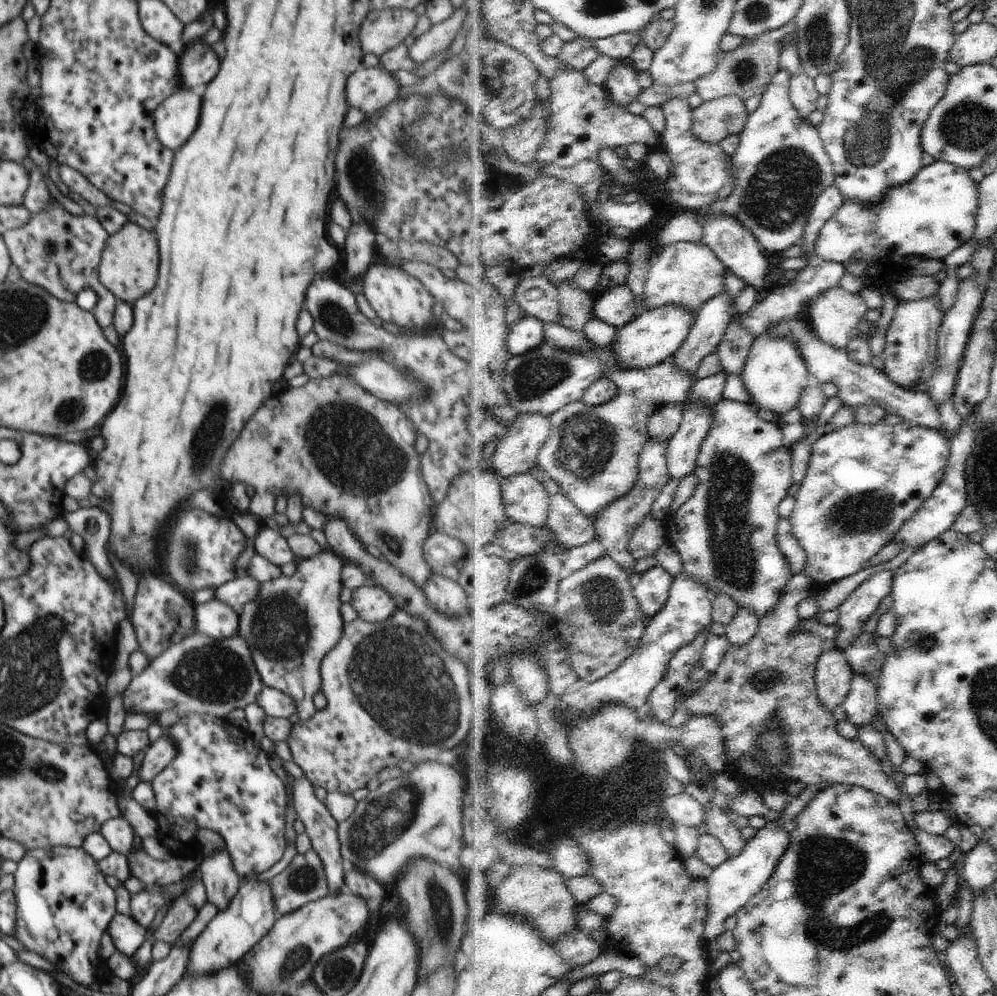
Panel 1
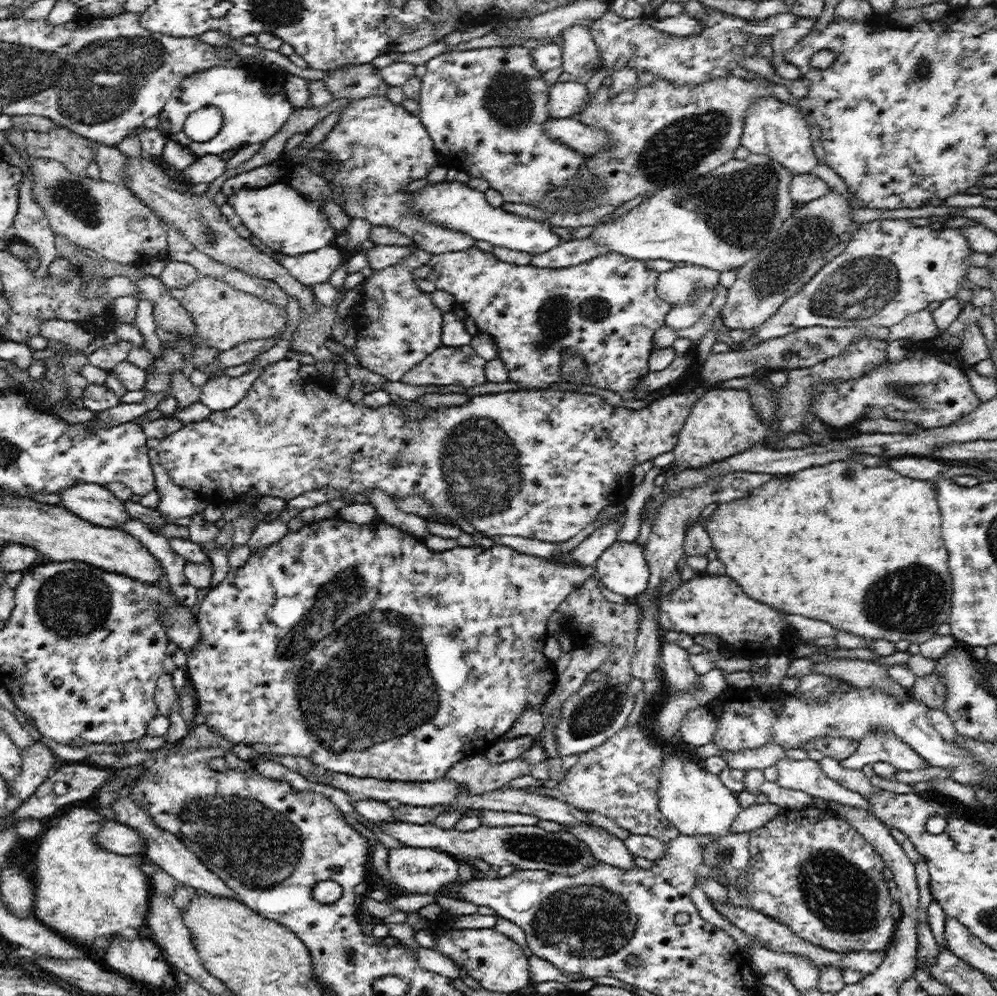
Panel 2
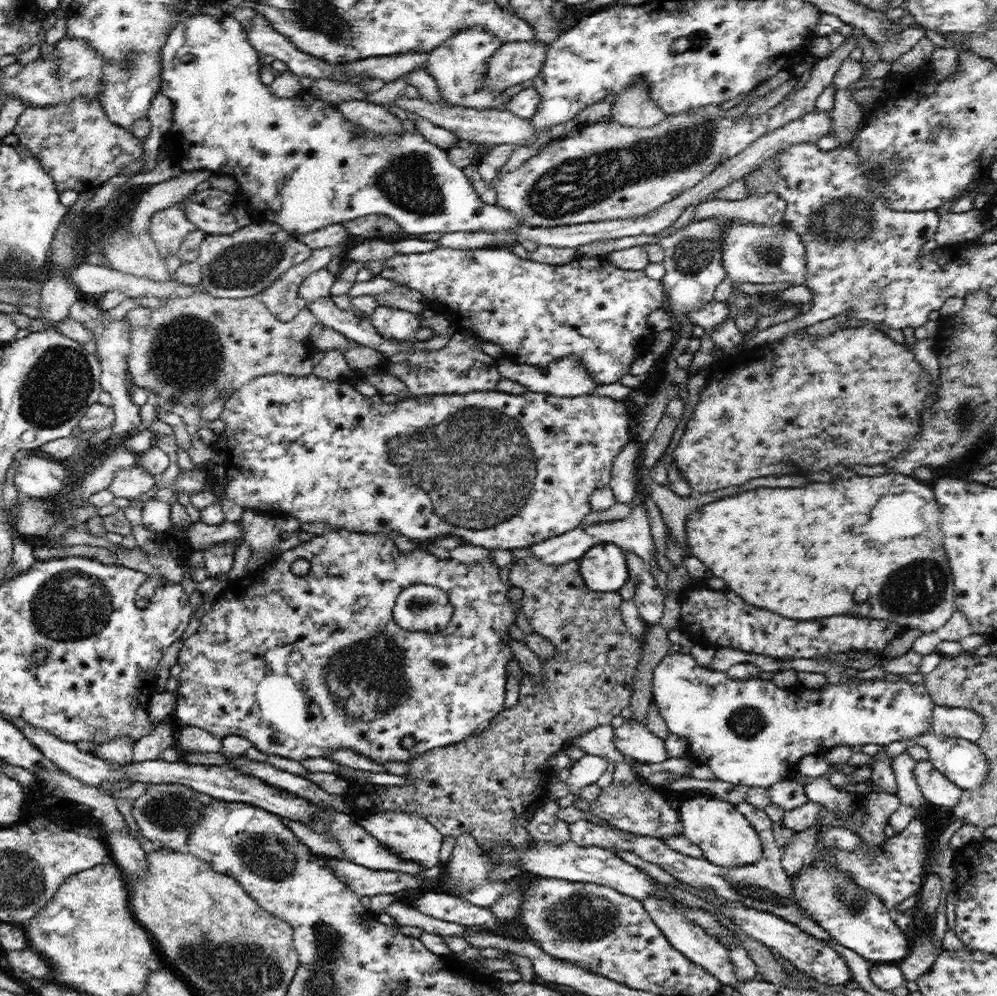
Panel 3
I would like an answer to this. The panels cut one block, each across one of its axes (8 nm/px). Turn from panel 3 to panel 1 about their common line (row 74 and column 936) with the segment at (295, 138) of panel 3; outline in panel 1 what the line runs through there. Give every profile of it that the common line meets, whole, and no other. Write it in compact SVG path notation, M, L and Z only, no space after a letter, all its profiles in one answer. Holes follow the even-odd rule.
M935 161L922 168L910 184L894 188L882 204L864 204L862 200L845 200L842 210L832 218L818 236L817 256L824 260L841 264L852 262L888 262L890 256L896 256L898 262L908 256L920 256L924 259L943 261L946 256L969 242L976 231L977 209L979 208L979 184L974 182L969 172L946 161Z

